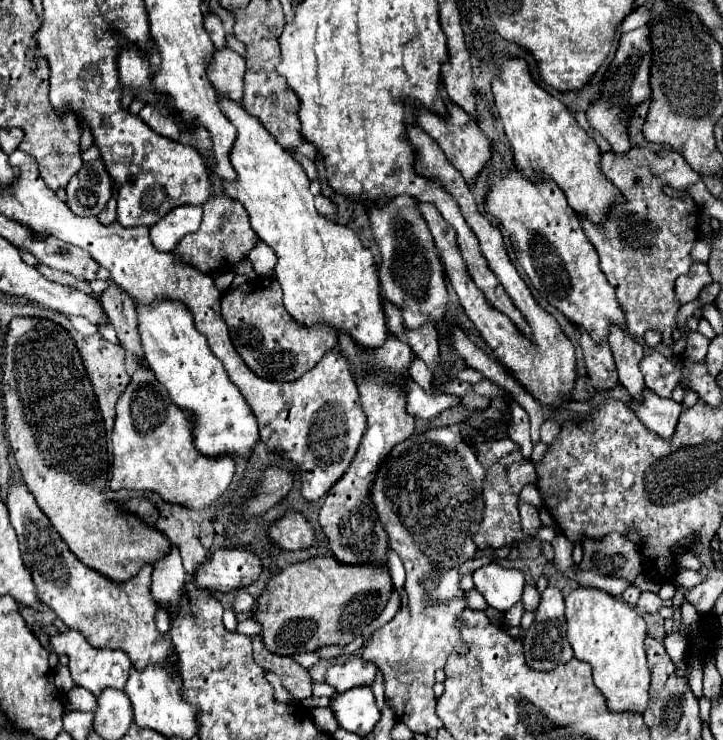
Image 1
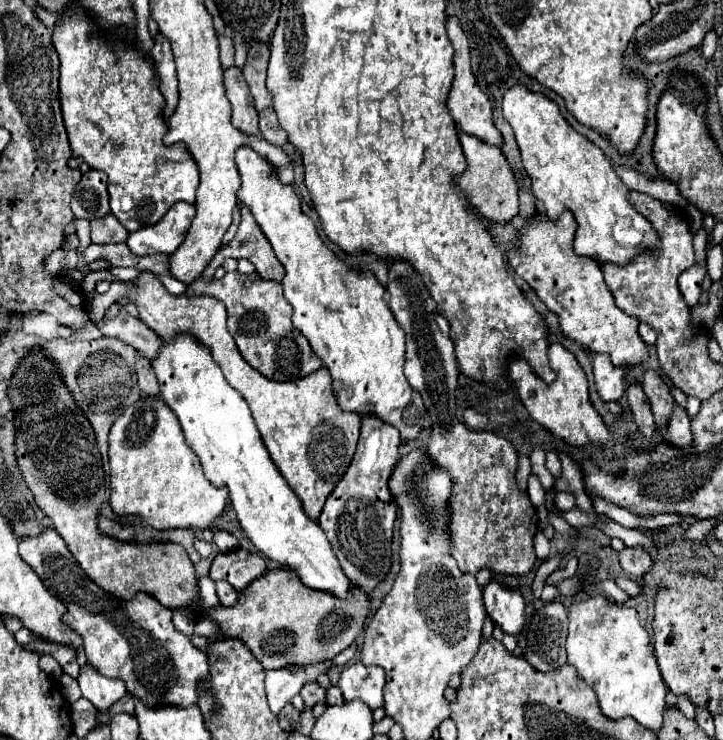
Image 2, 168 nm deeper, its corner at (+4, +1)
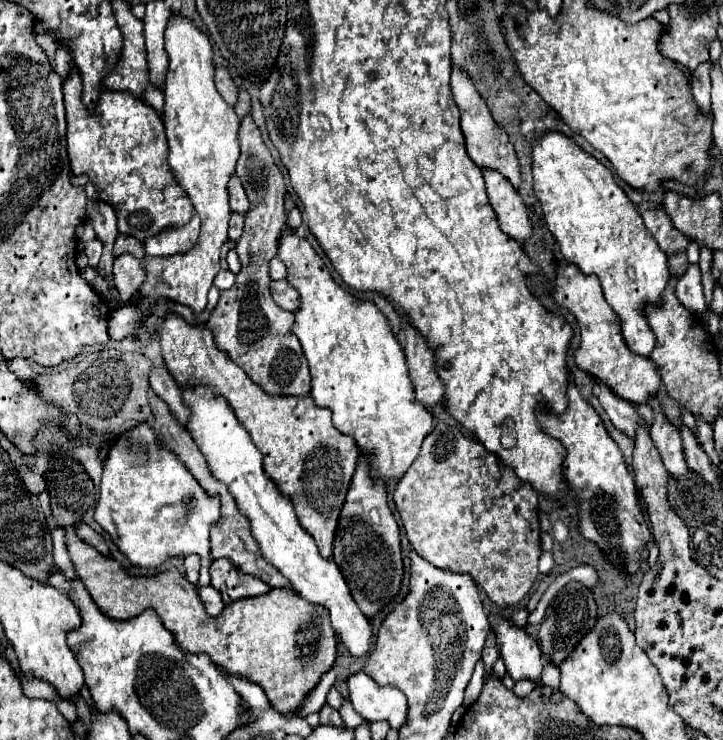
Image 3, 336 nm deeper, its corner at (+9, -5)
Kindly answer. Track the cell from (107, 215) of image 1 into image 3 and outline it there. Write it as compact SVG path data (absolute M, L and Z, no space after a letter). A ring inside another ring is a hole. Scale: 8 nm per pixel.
M90 240L90 242L78 242L78 248L88 256L88 264L92 266L92 268L96 268L98 266L98 260L100 260L100 256L102 256L102 250L104 250L104 244L102 244L102 240Z

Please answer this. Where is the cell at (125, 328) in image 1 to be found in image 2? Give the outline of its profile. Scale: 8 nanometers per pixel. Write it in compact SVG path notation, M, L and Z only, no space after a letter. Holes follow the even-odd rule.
M139 354L139 366L137 366L137 380L139 380L139 388L141 388L147 396L161 398L157 376L155 376L151 364L149 364L141 354Z

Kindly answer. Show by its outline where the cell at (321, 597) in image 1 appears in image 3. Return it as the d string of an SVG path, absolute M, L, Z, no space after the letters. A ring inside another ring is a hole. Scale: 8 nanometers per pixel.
M54 454L52 460L54 468L46 476L52 518L66 532L66 546L74 570L96 606L116 620L128 620L146 608L154 608L162 624L174 632L178 644L186 652L204 652L226 672L260 684L280 714L288 716L298 710L302 698L336 660L338 638L330 624L330 616L290 588L272 588L266 596L236 600L228 604L218 618L212 618L200 600L198 588L176 568L154 576L126 574L120 562L98 554L96 548L80 540L76 534L76 524L82 520L82 514L96 502L96 488L88 472L82 470L78 460L74 462L74 458L68 458L66 454Z

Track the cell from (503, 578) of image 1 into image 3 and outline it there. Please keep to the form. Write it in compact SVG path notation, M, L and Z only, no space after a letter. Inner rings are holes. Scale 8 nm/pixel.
M490 614L490 628L496 634L496 646L504 658L506 670L514 680L540 680L542 652L538 642L520 626L512 624L500 614Z

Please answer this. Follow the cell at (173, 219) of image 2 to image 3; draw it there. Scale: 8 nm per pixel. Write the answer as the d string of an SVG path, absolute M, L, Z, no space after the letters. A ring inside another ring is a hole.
M194 214L192 220L184 226L166 228L158 232L158 236L150 236L144 240L146 256L172 256L178 252L186 252L194 246L200 232L200 218Z

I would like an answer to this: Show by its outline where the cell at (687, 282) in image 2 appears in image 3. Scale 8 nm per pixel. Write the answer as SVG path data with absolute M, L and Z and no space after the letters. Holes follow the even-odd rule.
M690 264L684 276L676 284L676 296L692 314L700 316L706 312L706 298L702 294L702 276L698 264Z

